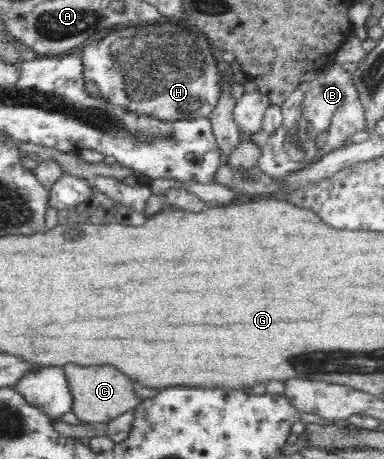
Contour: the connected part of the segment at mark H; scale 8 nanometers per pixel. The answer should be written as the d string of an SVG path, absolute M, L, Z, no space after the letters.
M167 20L151 26L112 31L98 40L85 43L79 51L85 80L95 82L100 95L111 103L138 113L147 113L161 120L209 117L212 108L219 100L220 74L209 40L198 32L196 27L195 23L183 22L183 20L179 22Z

